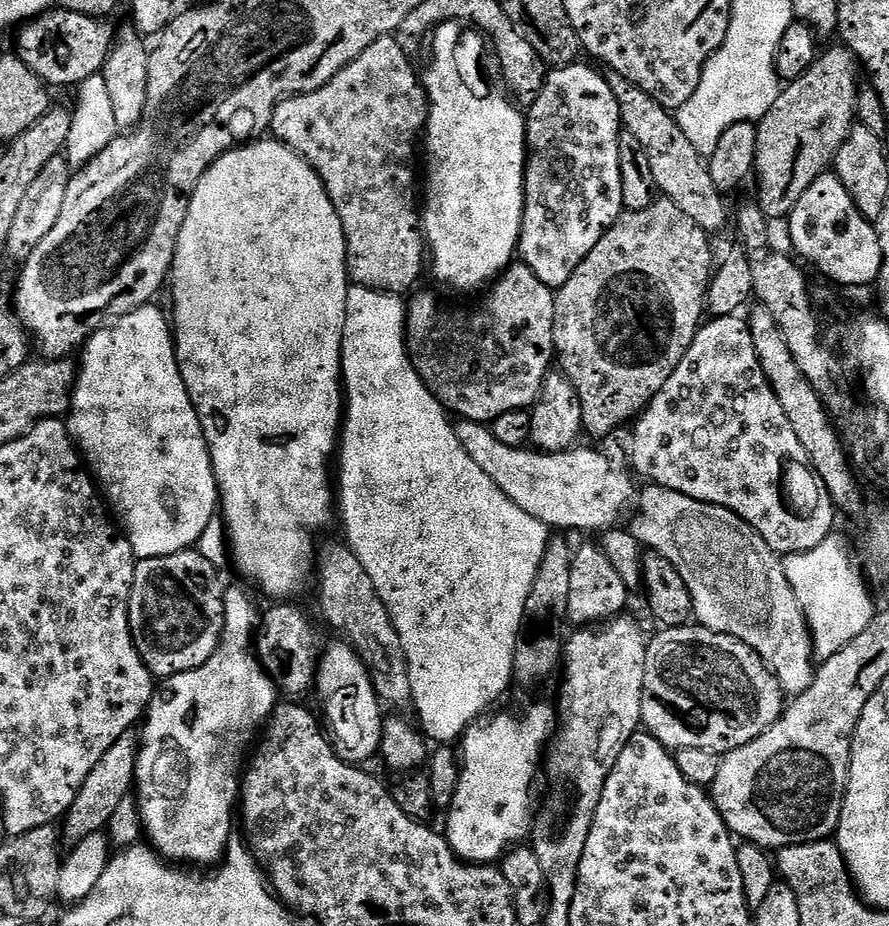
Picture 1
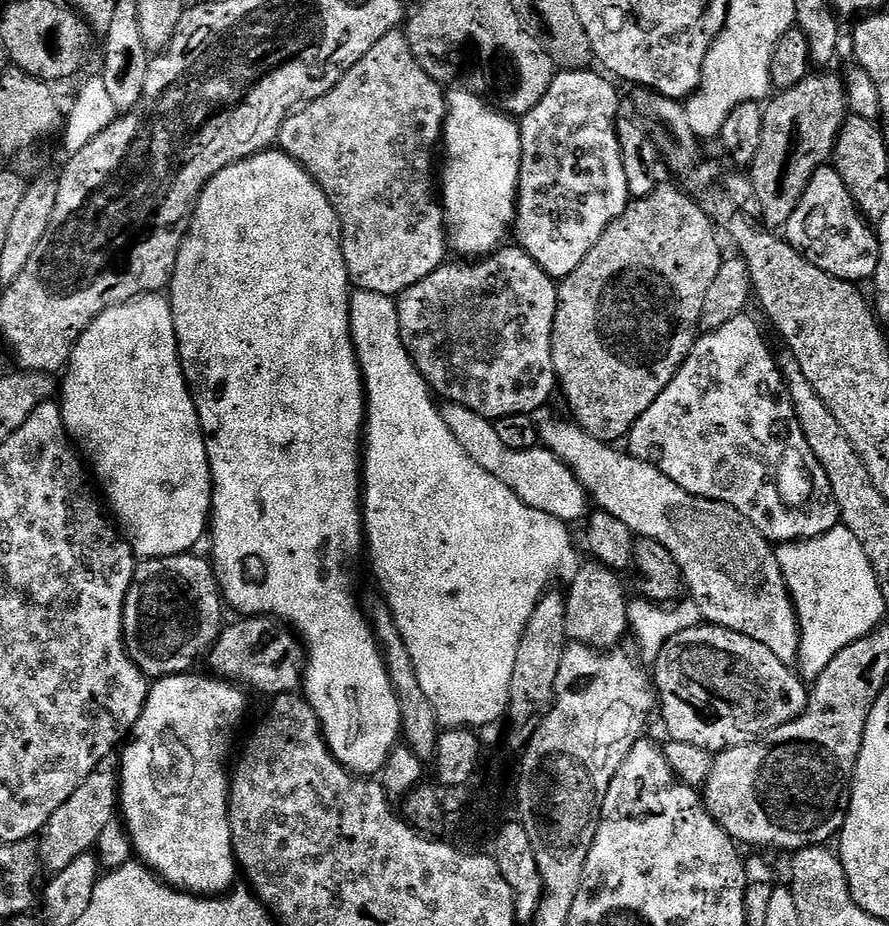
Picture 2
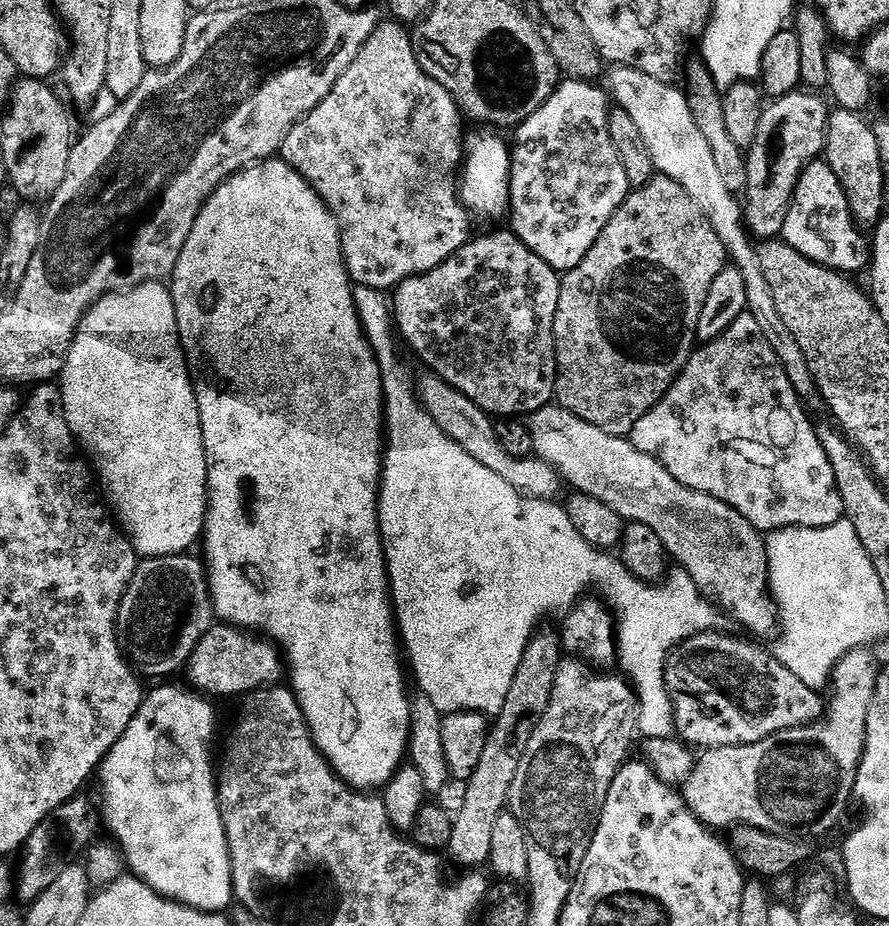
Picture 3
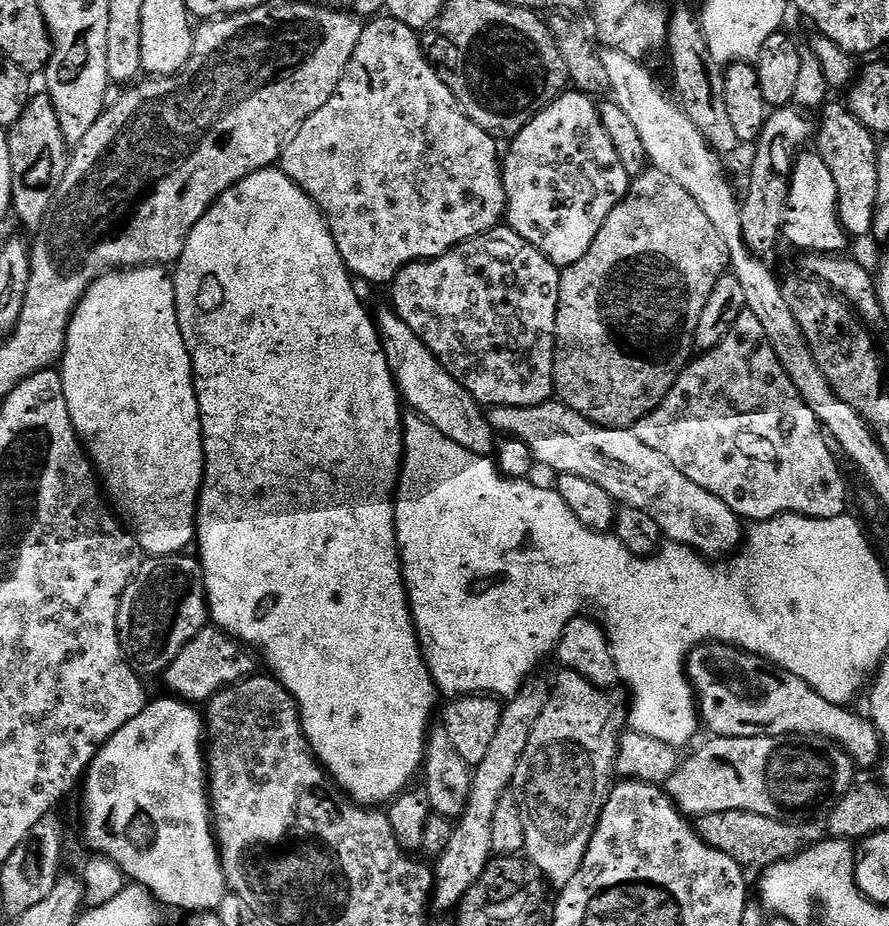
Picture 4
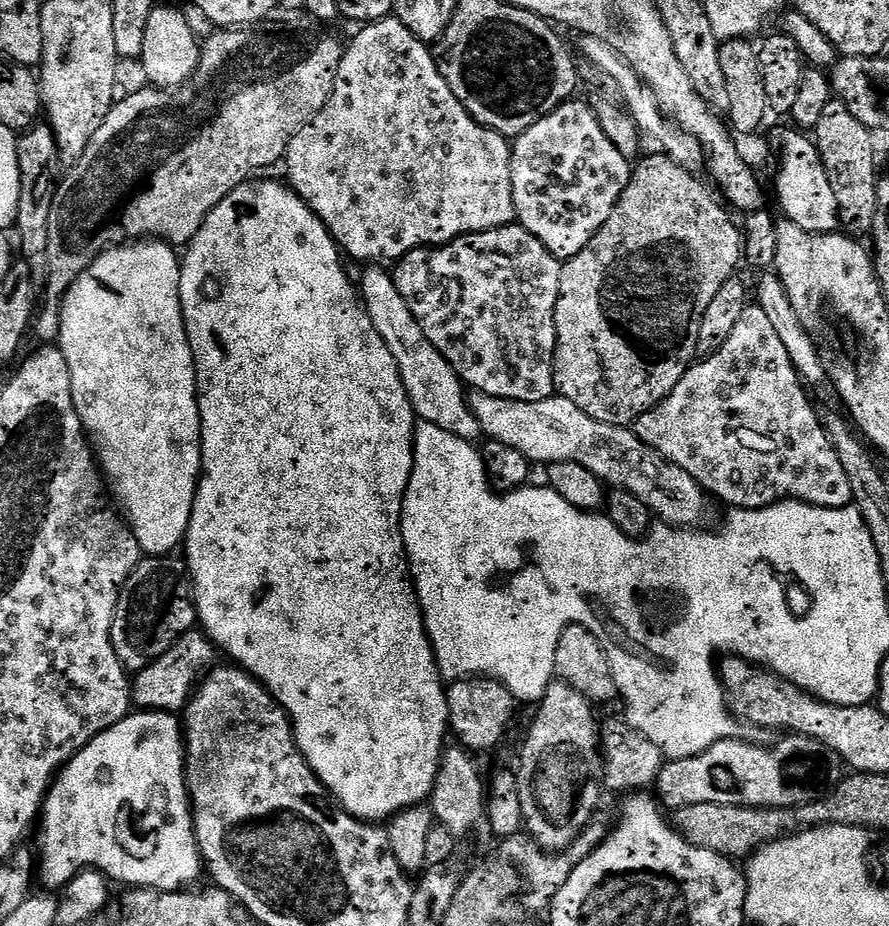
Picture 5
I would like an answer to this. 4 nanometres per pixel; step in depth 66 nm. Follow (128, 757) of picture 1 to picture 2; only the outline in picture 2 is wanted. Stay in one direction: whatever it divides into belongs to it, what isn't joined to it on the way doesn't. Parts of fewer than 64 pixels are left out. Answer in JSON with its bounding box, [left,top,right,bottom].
[38,754,120,874]

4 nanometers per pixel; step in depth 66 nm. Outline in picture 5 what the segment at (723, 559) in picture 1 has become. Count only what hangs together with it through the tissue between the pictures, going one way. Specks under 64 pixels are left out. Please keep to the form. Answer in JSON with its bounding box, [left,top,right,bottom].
[470,391,706,529]

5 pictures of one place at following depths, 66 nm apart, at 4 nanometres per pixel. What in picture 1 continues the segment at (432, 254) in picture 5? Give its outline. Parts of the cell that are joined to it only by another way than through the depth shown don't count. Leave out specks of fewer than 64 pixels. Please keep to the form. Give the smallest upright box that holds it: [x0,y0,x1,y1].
[406,262,556,425]

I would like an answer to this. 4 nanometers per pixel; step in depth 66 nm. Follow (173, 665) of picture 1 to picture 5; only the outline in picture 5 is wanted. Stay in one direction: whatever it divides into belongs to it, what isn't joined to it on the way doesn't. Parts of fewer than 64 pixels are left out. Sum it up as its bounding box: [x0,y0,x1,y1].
[112,556,197,673]

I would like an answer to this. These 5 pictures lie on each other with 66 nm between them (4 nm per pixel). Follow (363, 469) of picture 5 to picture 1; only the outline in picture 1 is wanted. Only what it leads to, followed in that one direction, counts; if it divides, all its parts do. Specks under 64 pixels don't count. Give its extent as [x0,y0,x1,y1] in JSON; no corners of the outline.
[170,138,386,766]

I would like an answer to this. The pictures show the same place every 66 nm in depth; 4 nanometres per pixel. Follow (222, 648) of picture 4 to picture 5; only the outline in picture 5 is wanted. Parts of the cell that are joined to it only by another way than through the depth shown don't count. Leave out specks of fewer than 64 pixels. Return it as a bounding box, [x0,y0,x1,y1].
[131,631,218,713]

